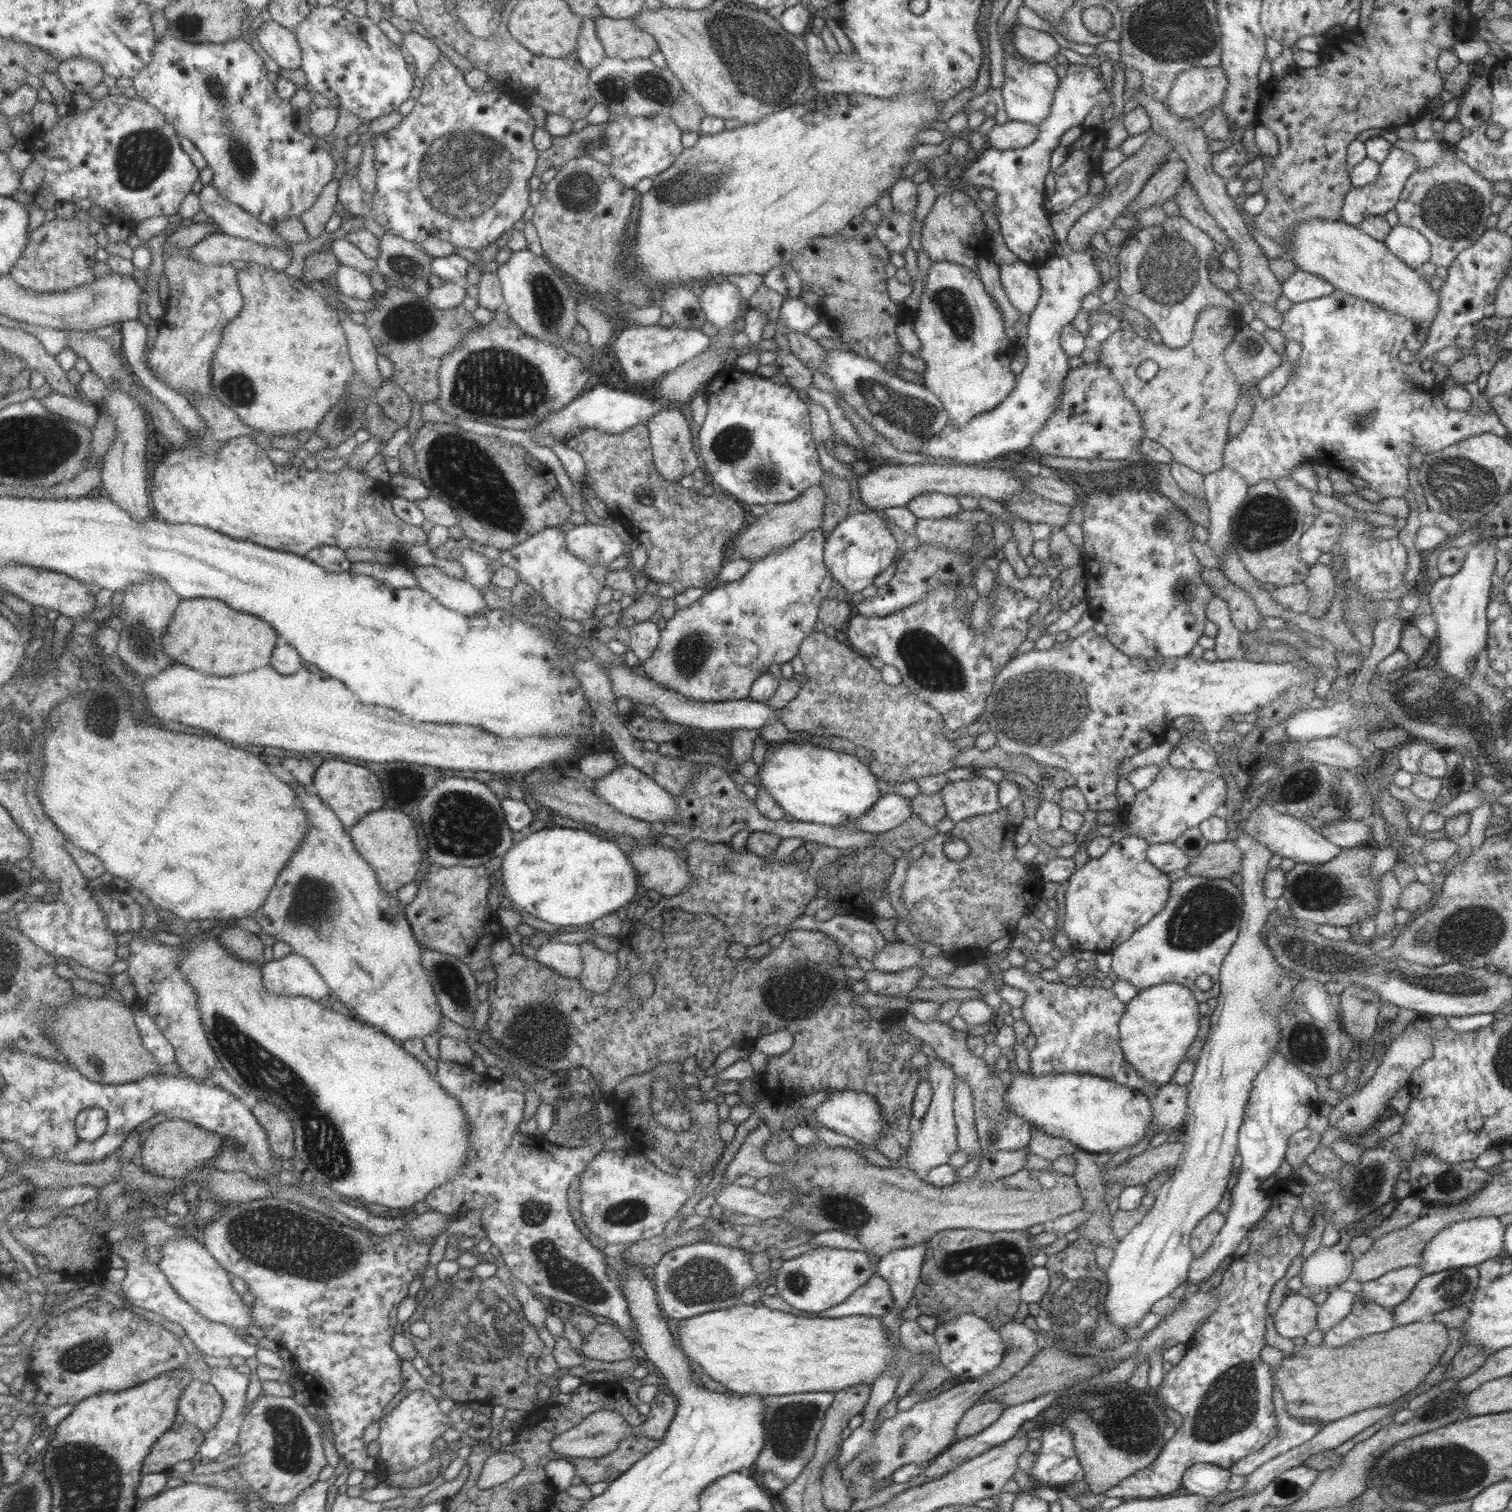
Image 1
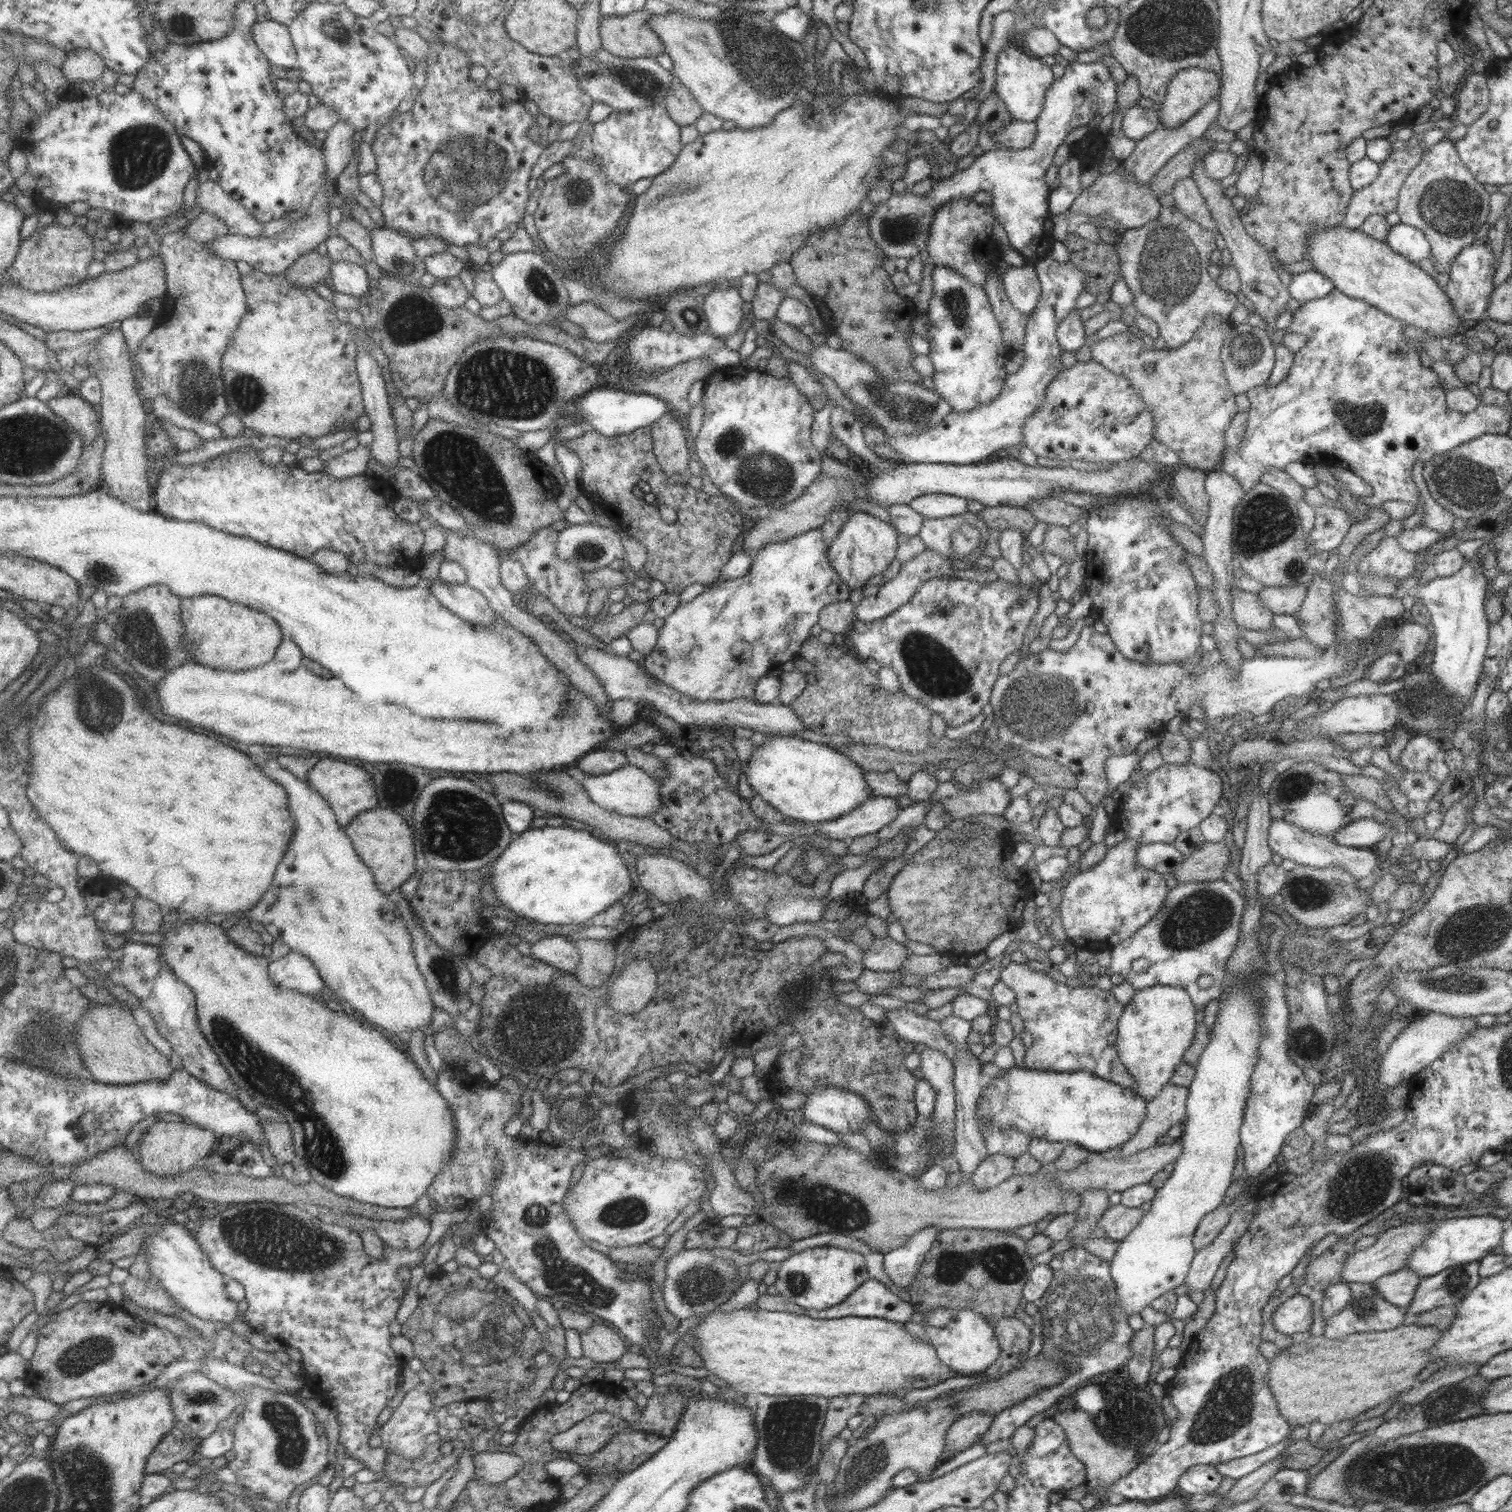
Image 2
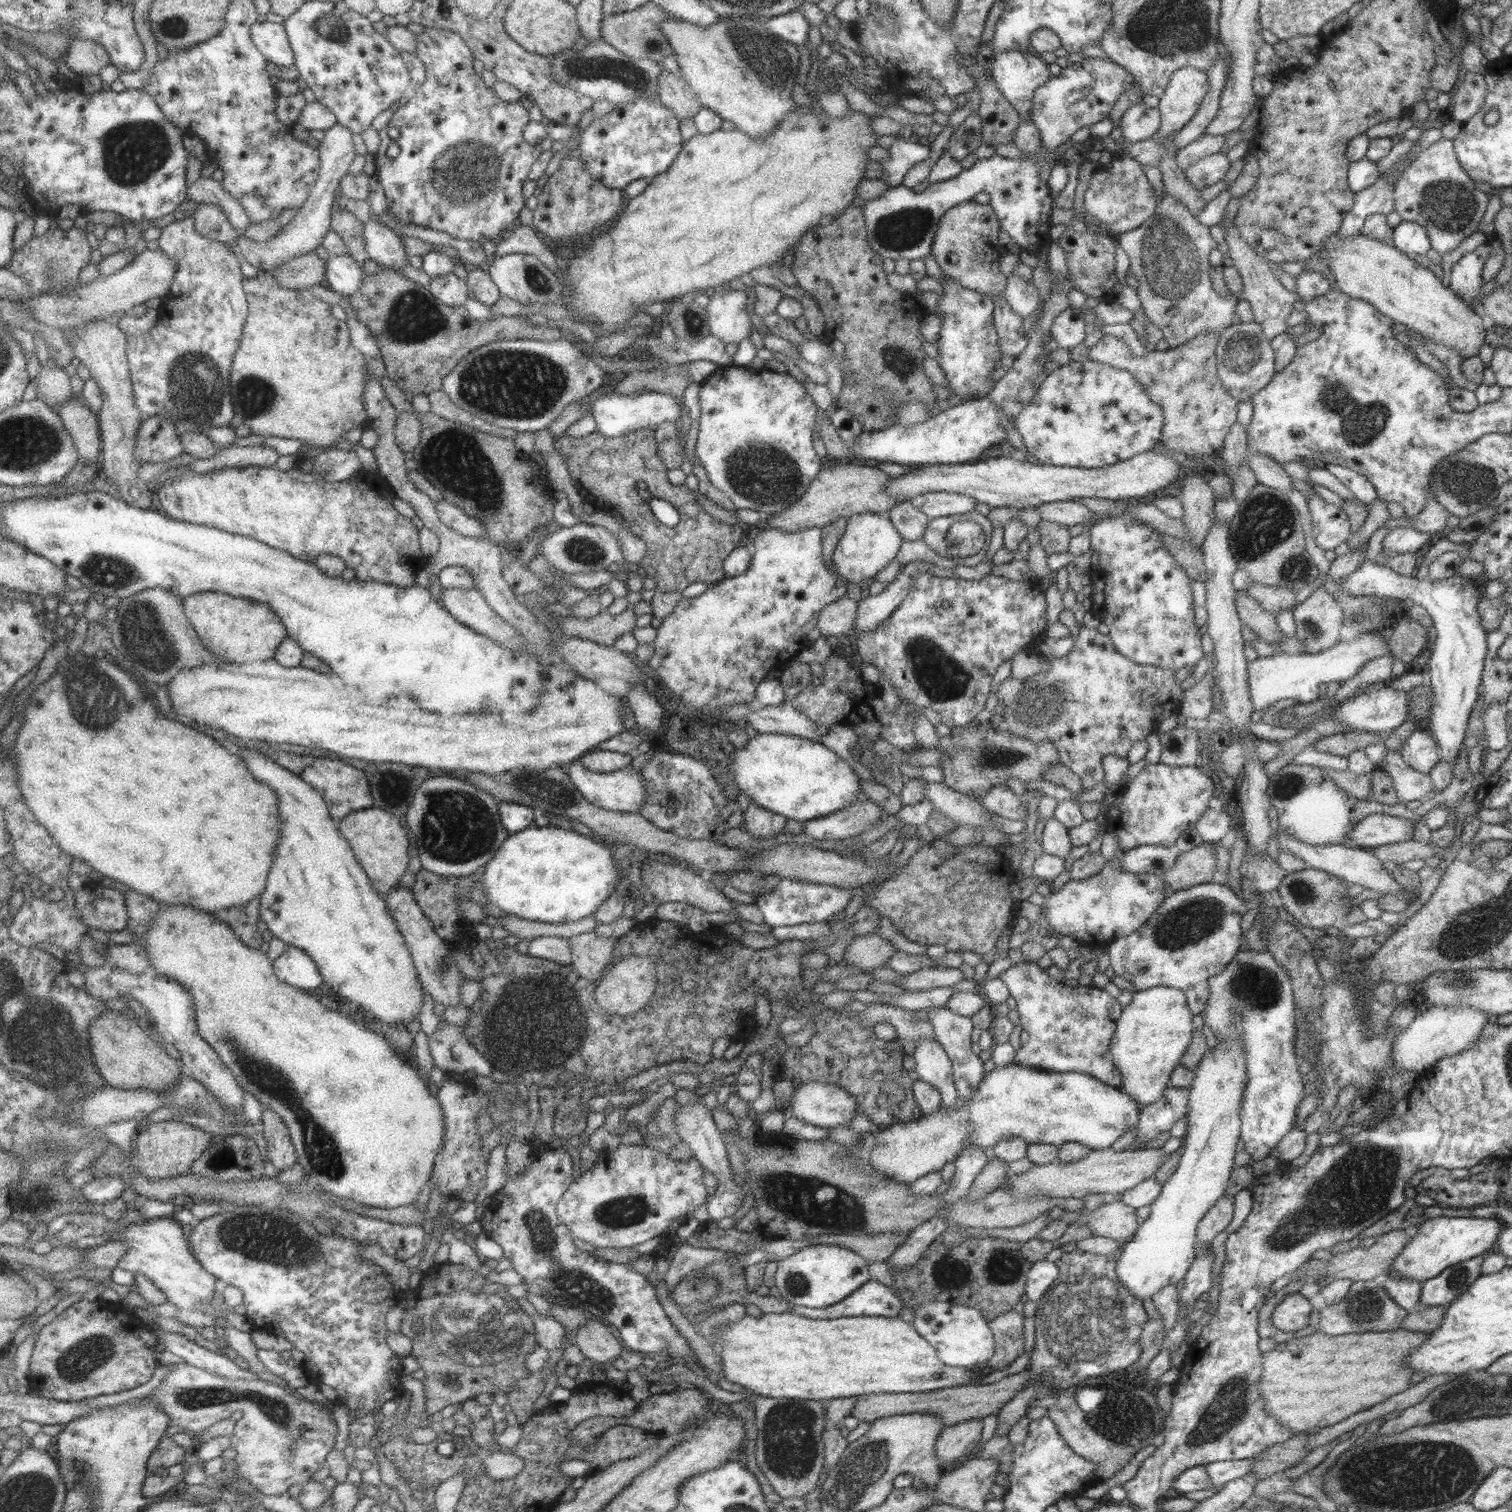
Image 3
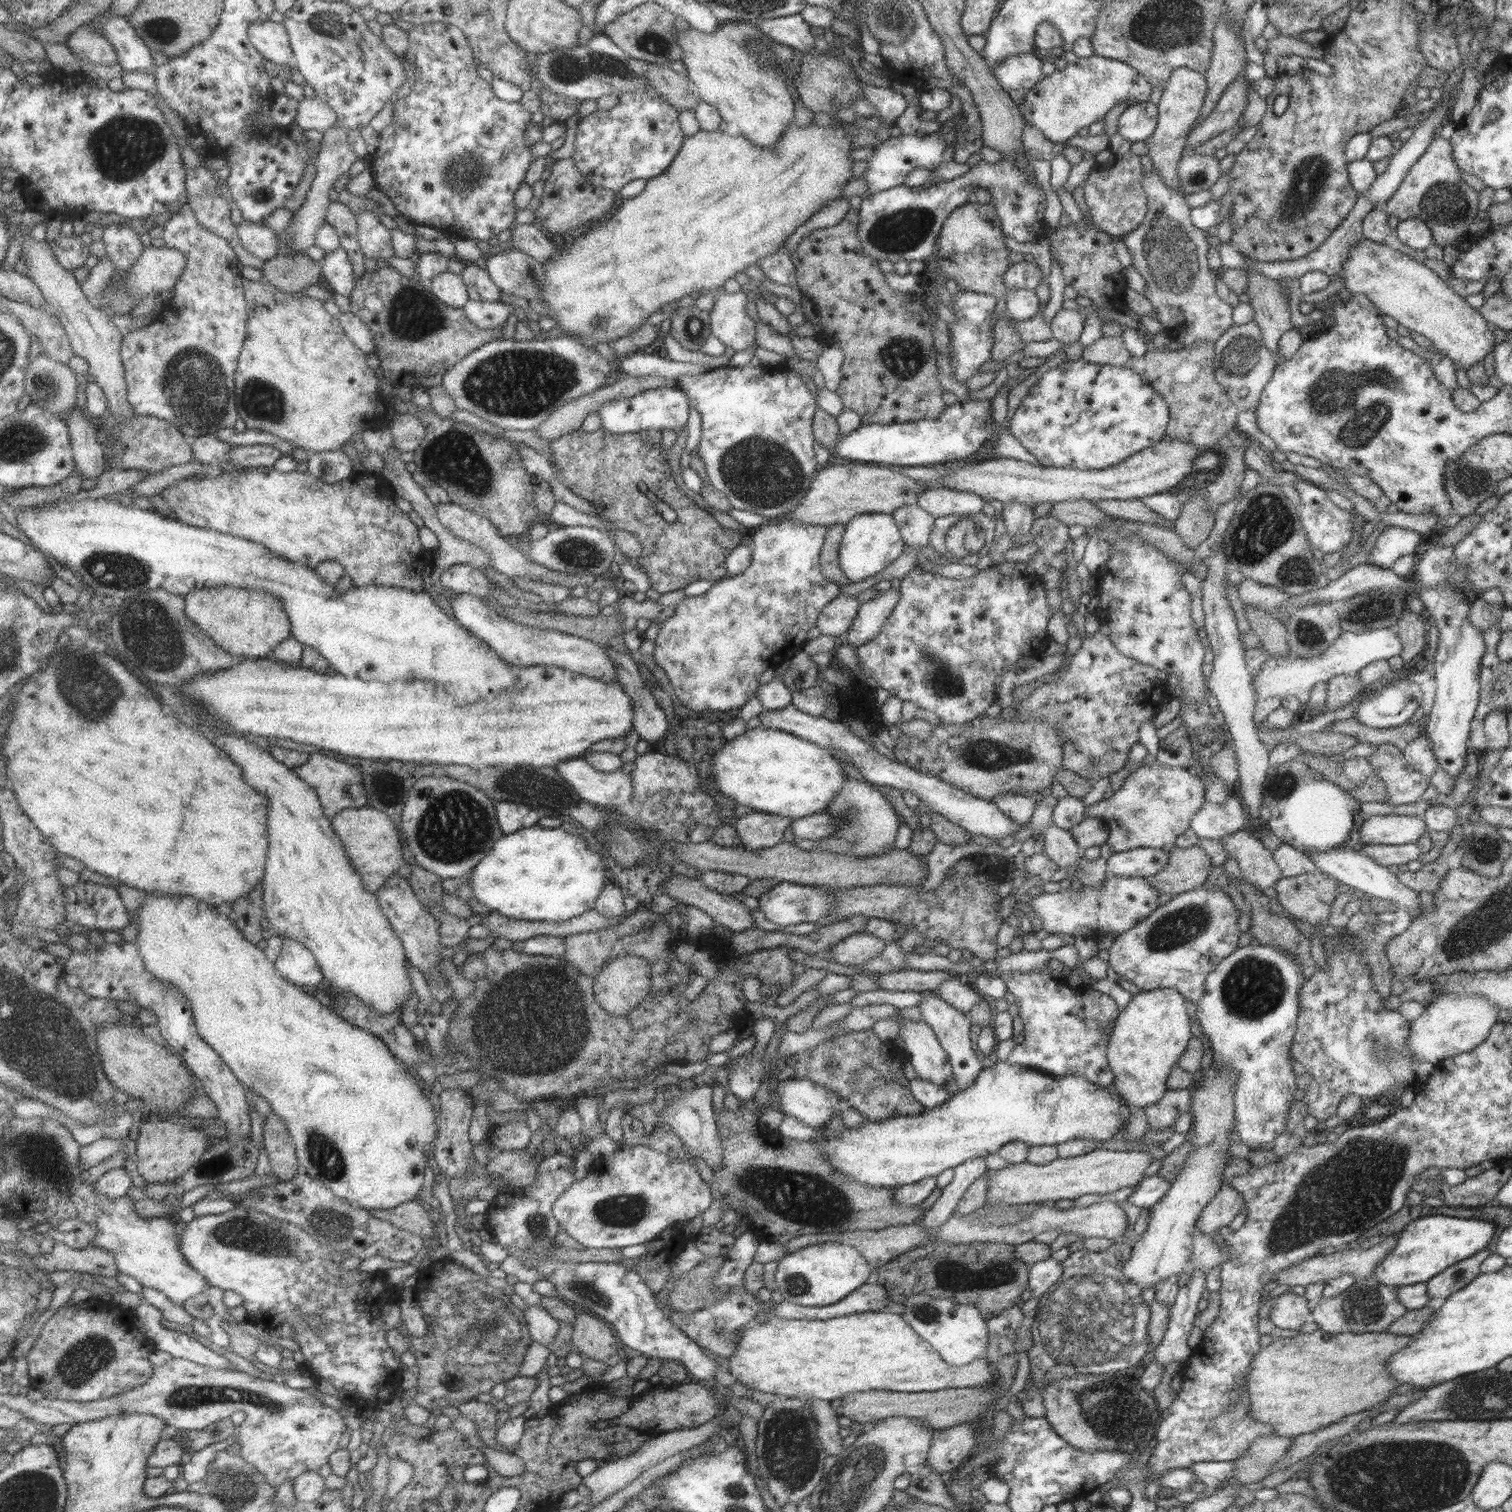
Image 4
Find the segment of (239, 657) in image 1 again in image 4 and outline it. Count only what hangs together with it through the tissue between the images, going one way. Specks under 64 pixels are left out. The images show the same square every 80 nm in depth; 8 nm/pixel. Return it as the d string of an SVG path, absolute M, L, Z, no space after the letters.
M216 586L201 588L186 596L186 613L217 645L231 655L247 660L265 659L292 636L292 624L282 600L265 590Z

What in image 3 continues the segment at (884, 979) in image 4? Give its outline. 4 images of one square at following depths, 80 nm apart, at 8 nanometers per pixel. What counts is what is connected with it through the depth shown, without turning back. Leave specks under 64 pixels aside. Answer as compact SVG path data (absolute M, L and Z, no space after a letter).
M925 967L911 974L903 974L897 986L904 991L923 991L933 988L950 987L956 985L966 976L960 968Z

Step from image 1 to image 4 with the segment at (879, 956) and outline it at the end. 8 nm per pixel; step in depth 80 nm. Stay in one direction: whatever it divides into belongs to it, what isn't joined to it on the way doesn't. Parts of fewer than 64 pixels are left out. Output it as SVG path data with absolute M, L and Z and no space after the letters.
M856 933L845 937L829 950L832 950L835 962L847 966L858 966L864 964L864 960L879 954L884 944L871 934Z

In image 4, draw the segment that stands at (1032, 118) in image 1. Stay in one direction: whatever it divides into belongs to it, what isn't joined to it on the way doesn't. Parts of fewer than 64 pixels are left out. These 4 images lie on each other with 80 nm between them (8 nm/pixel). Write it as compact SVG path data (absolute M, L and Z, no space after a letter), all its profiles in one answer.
M1021 53L1007 56L992 66L992 75L1016 105L1022 105L1026 92L1042 79L1042 55Z

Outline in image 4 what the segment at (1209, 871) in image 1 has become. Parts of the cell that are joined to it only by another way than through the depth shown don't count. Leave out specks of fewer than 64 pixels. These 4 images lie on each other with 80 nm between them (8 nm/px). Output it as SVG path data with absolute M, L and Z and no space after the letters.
M1200 844L1179 848L1173 846L1167 852L1167 866L1157 874L1147 877L1149 886L1157 894L1175 896L1202 887L1211 869L1209 856Z

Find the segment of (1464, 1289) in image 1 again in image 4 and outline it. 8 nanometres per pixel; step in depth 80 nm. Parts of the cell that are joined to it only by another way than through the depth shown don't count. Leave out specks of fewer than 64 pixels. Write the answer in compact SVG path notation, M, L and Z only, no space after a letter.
M1488 1242L1487 1247L1479 1252L1450 1264L1445 1270L1438 1272L1433 1278L1426 1282L1426 1296L1428 1302L1435 1309L1444 1304L1445 1299L1454 1292L1467 1286L1480 1273L1480 1264L1484 1258L1493 1254L1495 1242Z

